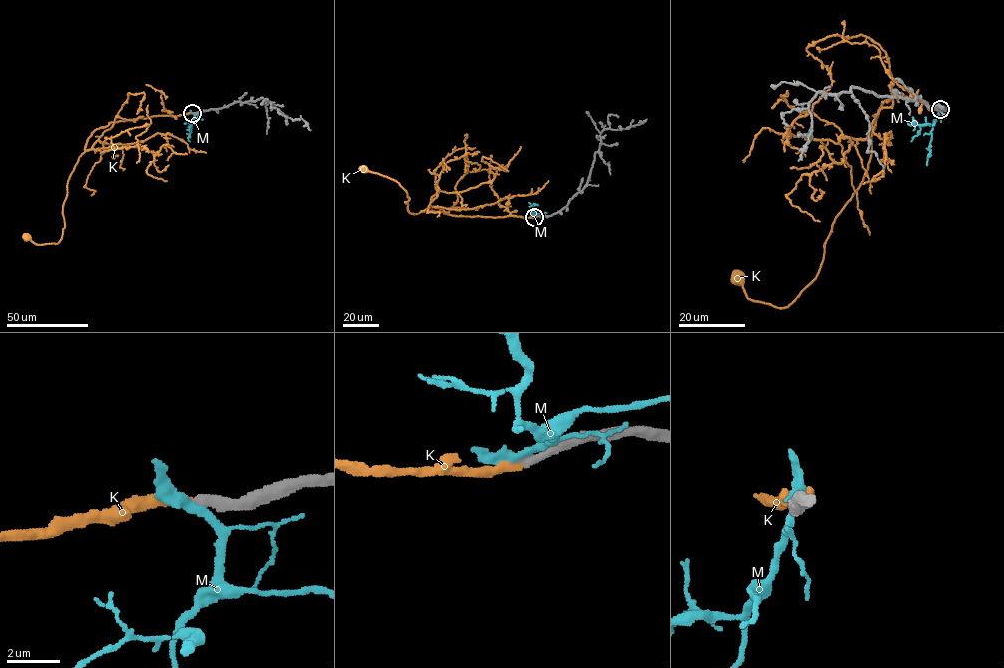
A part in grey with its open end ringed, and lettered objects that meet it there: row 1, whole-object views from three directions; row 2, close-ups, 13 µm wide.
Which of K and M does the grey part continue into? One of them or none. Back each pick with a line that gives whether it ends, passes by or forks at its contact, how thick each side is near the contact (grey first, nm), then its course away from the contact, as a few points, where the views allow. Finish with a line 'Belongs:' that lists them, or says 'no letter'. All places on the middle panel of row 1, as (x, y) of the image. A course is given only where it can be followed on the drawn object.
K: it ends there; 360 nm thick on the grey side, 340 nm on the other; it runs (535, 217), (456, 216), (439, 211), (411, 213), (404, 202), (409, 198), (399, 184), (362, 170)
Belongs: K

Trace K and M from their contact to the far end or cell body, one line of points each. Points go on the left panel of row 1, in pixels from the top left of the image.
K: (192, 113), (110, 122), (96, 128), (67, 184), (61, 238), (56, 244), (39, 245), (25, 238)
M: (192, 113), (190, 141)

